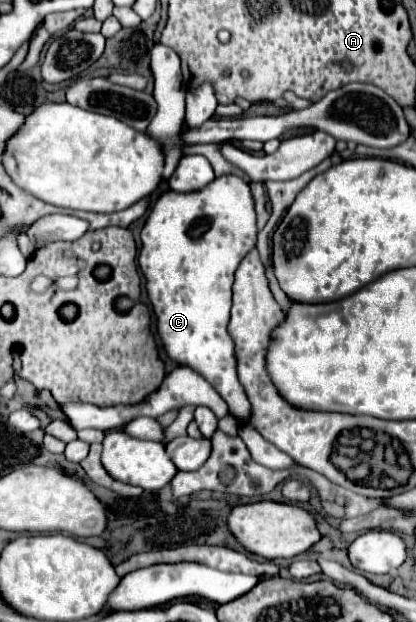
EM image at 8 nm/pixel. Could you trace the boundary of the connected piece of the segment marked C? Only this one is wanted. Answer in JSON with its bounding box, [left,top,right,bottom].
[138,174,256,424]

